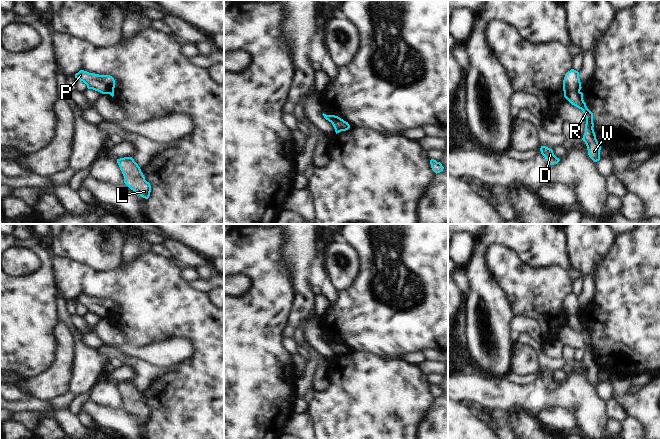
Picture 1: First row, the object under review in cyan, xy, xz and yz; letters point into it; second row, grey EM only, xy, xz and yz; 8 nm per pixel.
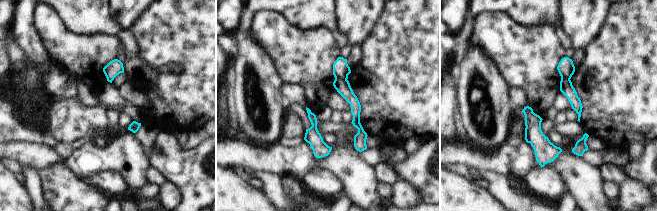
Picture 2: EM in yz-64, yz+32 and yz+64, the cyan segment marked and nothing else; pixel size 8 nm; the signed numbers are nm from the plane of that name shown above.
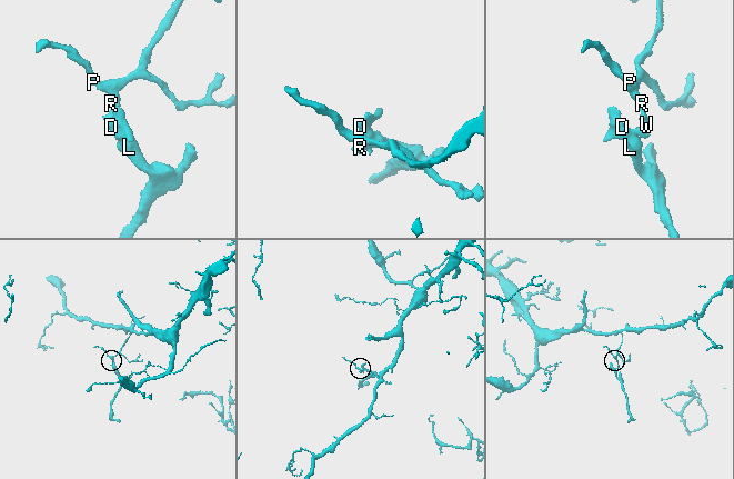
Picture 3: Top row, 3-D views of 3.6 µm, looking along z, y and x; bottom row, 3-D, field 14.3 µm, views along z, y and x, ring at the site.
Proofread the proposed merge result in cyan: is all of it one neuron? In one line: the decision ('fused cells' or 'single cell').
fused cells

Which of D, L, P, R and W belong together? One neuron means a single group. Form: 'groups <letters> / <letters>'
groups D L R W / P

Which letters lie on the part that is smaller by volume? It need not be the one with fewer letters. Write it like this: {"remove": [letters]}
{"remove": ["D", "L", "R", "W"]}

